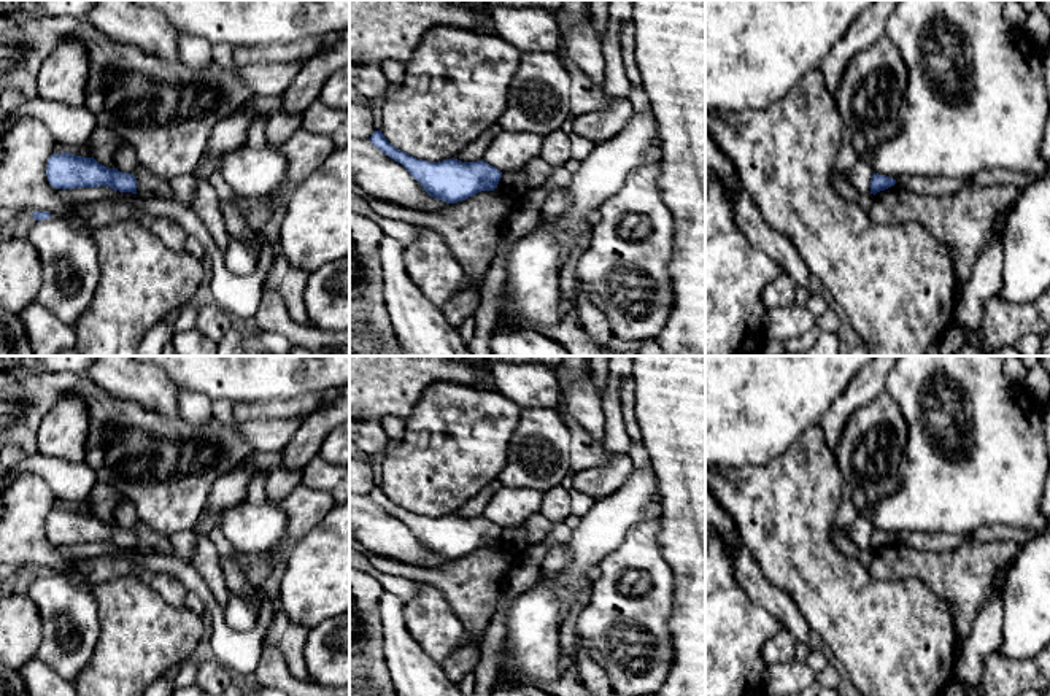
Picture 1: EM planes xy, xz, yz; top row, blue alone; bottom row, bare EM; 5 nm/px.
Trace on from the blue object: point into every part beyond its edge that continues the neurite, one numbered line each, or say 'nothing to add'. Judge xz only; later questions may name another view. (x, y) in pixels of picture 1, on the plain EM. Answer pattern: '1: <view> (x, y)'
nothing to add

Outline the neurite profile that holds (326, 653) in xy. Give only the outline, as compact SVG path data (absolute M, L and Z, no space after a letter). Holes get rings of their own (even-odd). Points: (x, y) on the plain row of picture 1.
M349 613L324 620L310 629L303 659L313 683L349 686Z

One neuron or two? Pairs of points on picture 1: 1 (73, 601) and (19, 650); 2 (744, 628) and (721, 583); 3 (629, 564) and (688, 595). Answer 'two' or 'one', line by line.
1: two
2: one
3: two

